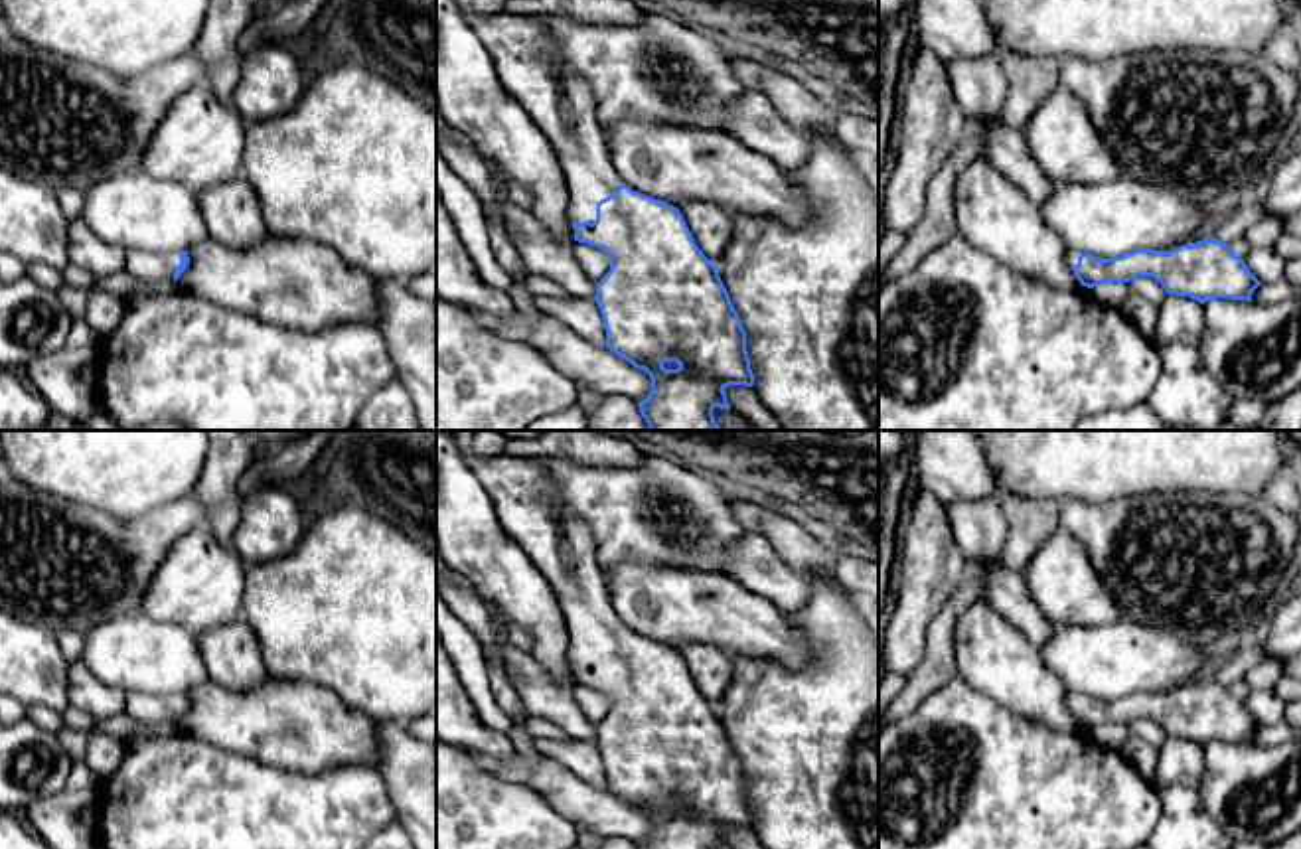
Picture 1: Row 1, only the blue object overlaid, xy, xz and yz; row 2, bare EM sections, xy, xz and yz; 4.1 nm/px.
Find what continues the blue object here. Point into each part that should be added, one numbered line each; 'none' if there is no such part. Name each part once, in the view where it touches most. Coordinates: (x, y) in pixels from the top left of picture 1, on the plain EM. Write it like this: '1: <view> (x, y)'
1: xz (526, 500)

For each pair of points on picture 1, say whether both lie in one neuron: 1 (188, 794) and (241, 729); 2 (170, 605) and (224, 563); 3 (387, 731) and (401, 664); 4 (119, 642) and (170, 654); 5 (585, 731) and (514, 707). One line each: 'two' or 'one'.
1: two
2: one
3: two
4: one
5: two

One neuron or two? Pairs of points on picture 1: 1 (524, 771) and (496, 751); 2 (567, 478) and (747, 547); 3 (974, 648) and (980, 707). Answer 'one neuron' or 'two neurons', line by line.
1: two neurons
2: two neurons
3: two neurons

